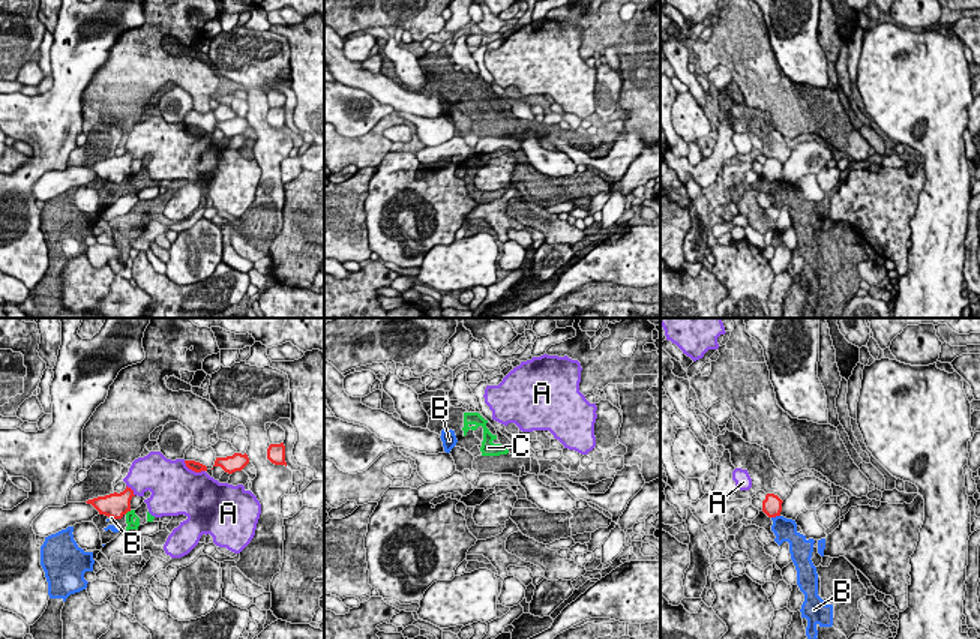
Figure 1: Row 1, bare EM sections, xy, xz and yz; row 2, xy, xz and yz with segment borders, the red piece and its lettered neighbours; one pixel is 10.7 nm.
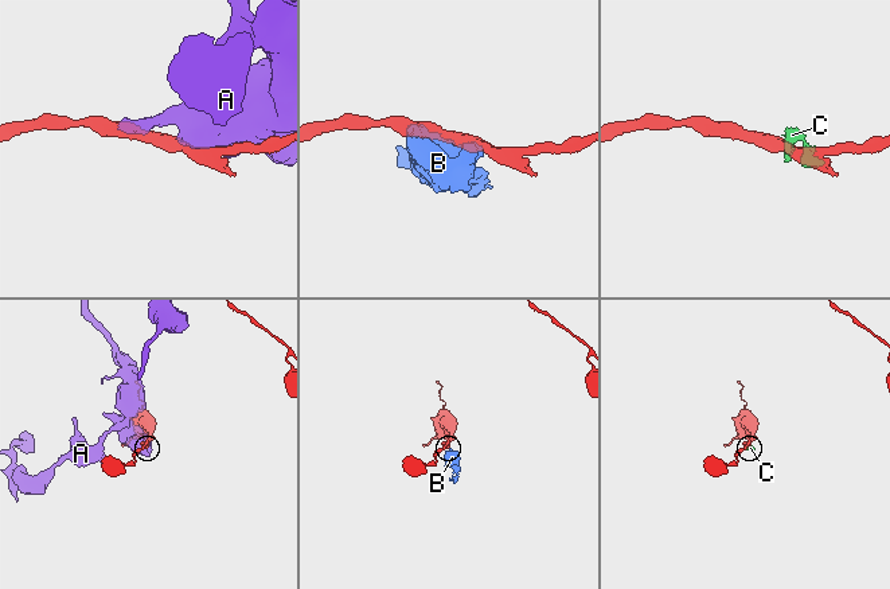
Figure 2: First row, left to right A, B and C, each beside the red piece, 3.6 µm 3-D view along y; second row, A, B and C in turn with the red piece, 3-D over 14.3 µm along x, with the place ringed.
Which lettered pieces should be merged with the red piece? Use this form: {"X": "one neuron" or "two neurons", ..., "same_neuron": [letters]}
{"A": "two neurons", "B": "two neurons", "C": "two neurons", "same_neuron": []}

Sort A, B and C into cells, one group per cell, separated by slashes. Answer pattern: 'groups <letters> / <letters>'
groups A / B C

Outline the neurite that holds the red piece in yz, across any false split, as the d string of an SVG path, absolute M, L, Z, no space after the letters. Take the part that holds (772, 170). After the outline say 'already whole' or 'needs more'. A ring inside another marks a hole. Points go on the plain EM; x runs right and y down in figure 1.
M767 158L765 164L762 165L762 176L768 180L768 182L776 182L780 180L782 176L782 164L774 159L774 158Z; already whole

